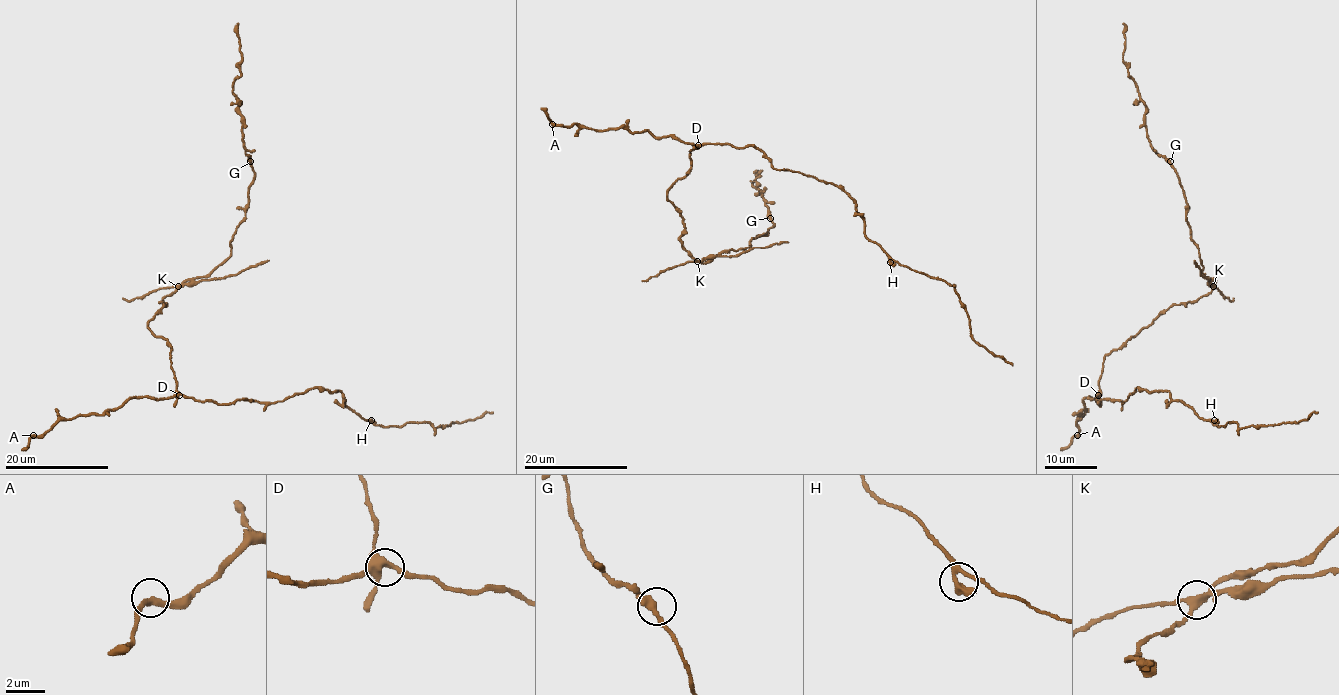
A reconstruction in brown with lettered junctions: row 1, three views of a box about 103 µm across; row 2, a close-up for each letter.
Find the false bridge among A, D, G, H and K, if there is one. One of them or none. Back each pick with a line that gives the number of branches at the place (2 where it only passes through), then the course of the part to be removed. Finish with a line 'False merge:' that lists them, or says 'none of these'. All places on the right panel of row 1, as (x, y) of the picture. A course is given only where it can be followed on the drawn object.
K: Branches: 4. Course of the part to remove: (1213, 286), (1203, 277), (1195, 260)
False merge: K

